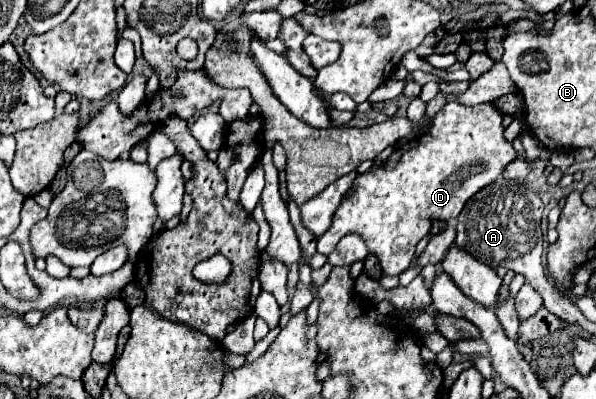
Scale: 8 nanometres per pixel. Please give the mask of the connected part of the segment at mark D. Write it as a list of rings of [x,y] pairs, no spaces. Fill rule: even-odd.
[[[451,98],[433,118],[431,130],[417,136],[415,140],[409,140],[407,144],[399,146],[381,168],[373,168],[361,176],[357,176],[357,192],[351,198],[343,198],[343,204],[337,208],[333,216],[331,228],[317,240],[317,252],[329,256],[339,240],[347,234],[357,234],[367,244],[369,252],[377,256],[379,266],[385,276],[399,276],[409,268],[409,262],[415,254],[417,242],[429,234],[431,220],[451,220],[455,218],[461,208],[465,206],[465,200],[473,196],[473,192],[479,192],[497,176],[501,170],[515,158],[513,144],[503,136],[503,114],[491,104],[479,104],[479,106],[465,106],[459,104],[455,98]]]

